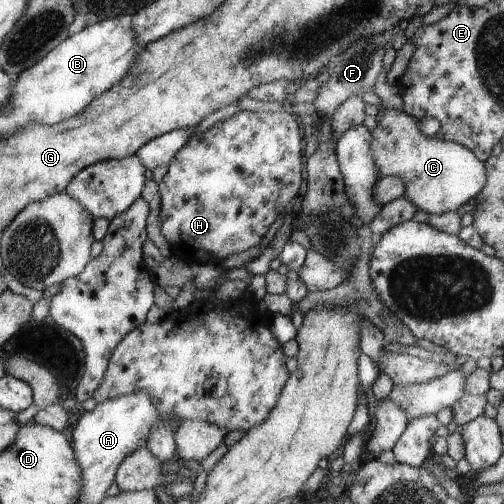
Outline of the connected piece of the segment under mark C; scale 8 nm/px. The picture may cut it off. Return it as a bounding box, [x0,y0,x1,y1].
[372,109,487,215]

